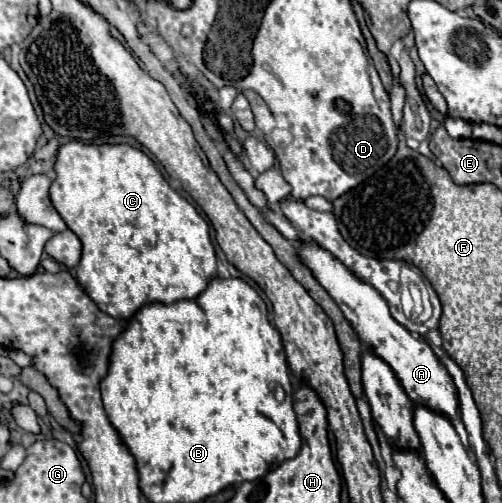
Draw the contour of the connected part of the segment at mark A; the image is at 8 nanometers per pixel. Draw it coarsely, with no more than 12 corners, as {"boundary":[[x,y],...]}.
{"boundary":[[327,250],[299,256],[415,404],[449,418],[455,384],[431,346]]}

